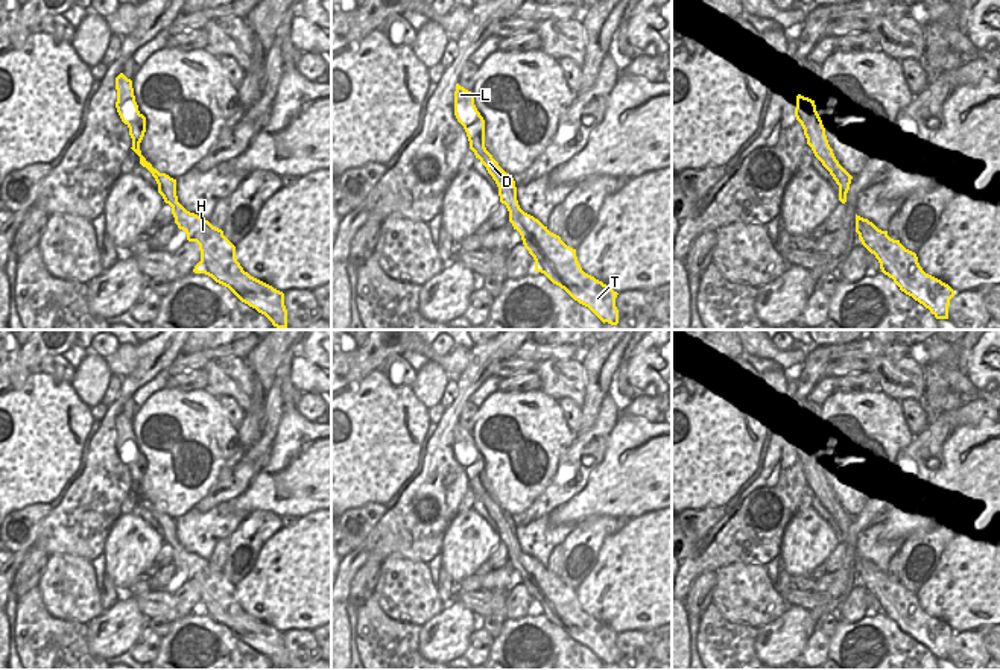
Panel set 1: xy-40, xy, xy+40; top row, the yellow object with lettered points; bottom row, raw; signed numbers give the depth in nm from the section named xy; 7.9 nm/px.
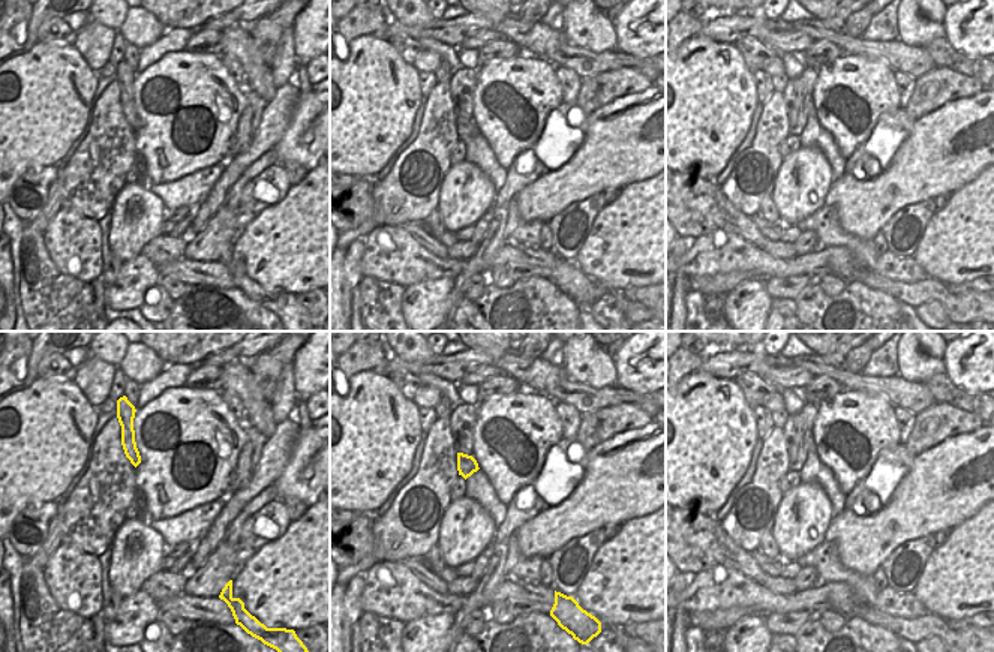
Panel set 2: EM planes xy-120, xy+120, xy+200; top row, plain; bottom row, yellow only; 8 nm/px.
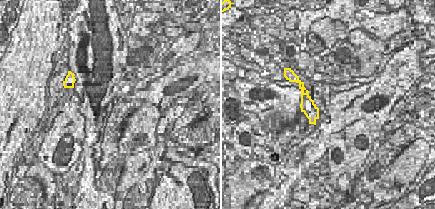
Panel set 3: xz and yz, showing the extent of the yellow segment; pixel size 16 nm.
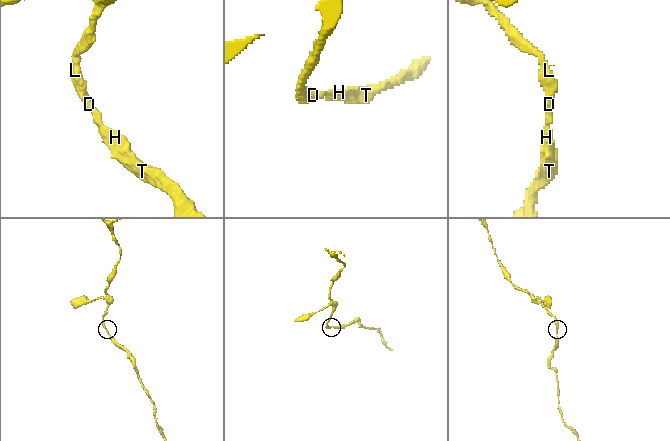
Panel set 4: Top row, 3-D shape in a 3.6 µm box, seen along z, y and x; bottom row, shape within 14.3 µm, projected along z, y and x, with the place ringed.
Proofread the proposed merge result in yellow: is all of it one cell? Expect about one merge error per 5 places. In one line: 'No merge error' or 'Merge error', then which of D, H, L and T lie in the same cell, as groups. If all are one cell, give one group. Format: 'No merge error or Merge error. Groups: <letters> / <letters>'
No merge error. Groups: D H L T

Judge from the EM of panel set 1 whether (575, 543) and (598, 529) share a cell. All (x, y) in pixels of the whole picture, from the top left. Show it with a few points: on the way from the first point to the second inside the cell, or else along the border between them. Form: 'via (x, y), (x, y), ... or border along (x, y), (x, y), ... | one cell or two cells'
via (581, 541), (591, 532) | one cell

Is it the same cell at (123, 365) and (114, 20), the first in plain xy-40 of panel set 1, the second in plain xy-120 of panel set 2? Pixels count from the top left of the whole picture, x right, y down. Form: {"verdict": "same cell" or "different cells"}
{"verdict": "different cells"}

